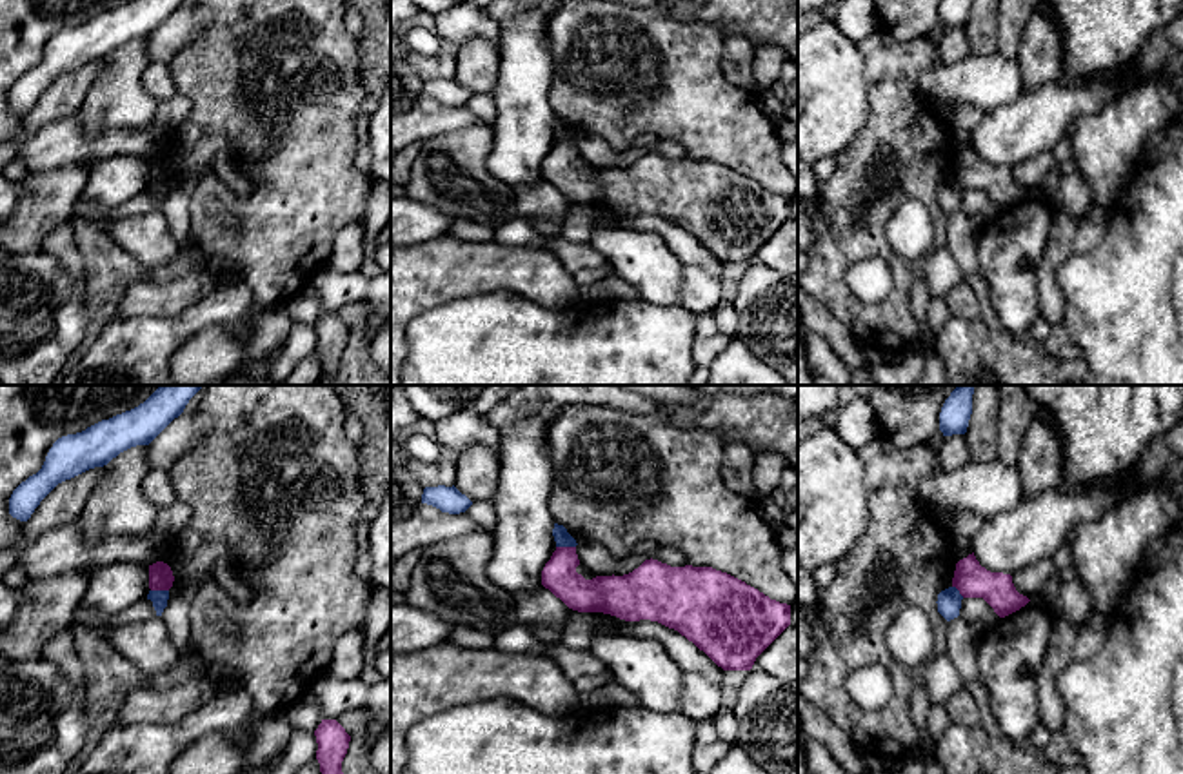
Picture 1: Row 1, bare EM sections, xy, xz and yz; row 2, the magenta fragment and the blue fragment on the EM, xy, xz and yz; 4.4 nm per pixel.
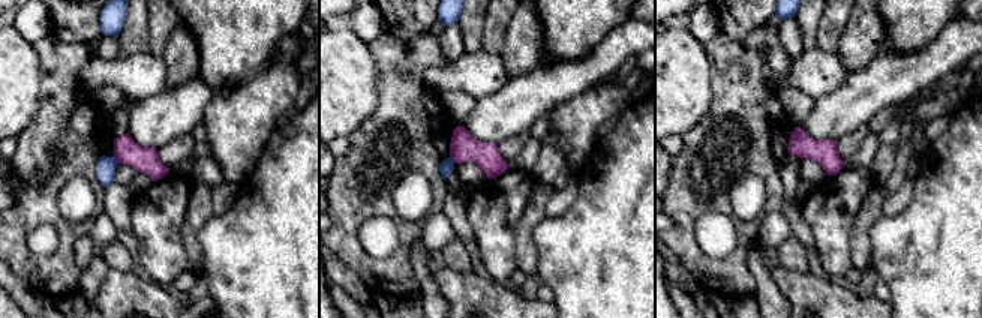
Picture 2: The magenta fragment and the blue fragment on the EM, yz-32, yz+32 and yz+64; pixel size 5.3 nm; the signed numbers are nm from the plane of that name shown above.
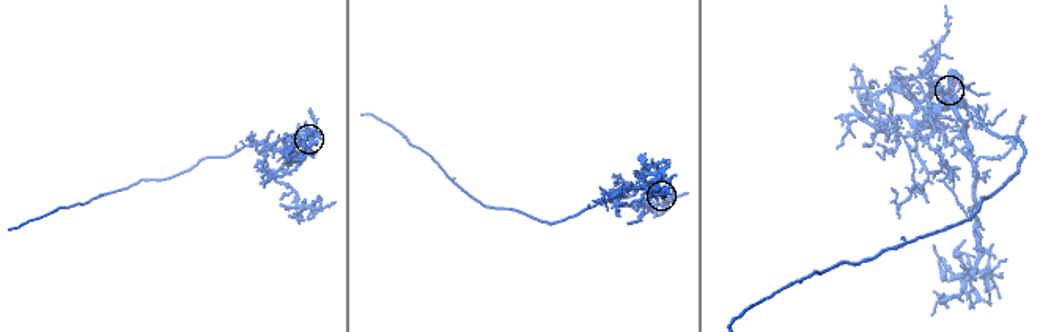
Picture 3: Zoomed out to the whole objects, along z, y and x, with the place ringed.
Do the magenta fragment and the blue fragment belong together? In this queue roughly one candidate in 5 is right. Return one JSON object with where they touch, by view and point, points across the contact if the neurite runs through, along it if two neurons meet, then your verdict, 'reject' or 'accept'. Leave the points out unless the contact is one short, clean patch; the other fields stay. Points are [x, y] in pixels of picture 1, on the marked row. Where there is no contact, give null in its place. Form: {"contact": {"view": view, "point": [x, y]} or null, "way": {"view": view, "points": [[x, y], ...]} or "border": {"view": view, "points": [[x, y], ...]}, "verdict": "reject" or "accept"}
{"contact": {"view": "xz", "point": [566, 547]}, "border": {"view": "xz", "points": [[556, 545], [575, 547]]}, "verdict": "reject"}

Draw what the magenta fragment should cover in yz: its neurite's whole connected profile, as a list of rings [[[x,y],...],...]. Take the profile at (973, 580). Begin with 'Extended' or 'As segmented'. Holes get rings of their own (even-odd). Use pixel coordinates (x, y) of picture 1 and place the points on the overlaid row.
As segmented. [[[974,552],[956,563],[952,587],[963,598],[983,598],[999,618],[1019,610],[1030,601],[1016,590],[1010,574],[987,571]]]

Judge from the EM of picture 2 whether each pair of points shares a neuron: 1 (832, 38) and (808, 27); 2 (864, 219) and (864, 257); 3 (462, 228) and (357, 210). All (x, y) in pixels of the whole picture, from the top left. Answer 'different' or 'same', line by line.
1: different
2: same
3: different

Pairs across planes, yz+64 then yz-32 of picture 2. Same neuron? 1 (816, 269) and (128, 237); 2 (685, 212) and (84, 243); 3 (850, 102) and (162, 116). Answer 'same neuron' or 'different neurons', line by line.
1: same neuron
2: different neurons
3: same neuron

